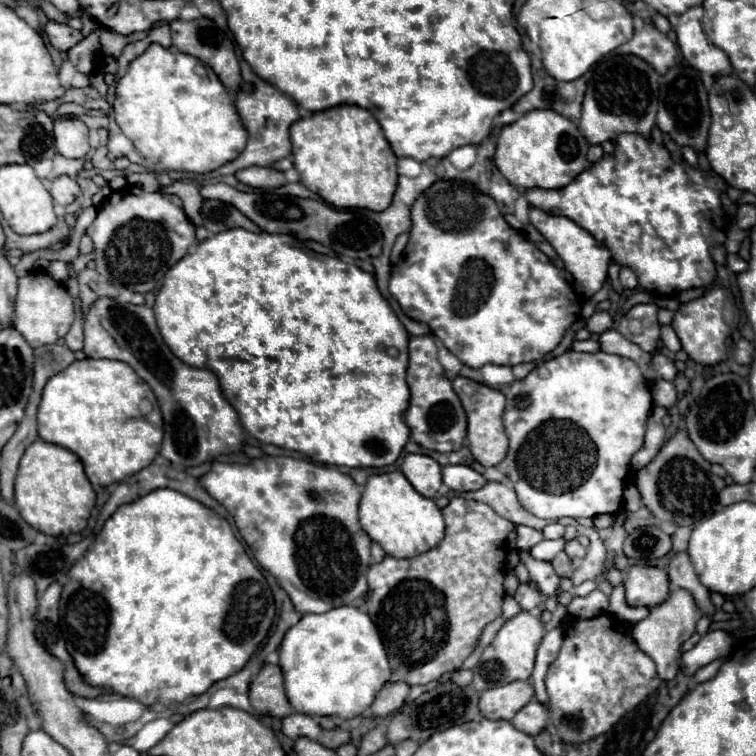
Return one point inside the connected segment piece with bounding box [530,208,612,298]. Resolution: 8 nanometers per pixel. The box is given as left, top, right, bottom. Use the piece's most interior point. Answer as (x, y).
(587, 260)

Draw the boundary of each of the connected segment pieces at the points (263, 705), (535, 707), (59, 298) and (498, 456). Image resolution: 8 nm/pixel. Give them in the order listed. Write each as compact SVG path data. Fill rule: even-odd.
M266 664L250 684L250 704L262 716L286 718L292 714L292 706L284 692L284 680L280 666Z
M532 700L528 706L524 706L524 708L512 718L512 724L514 724L518 730L522 730L522 732L526 732L526 734L530 734L530 736L542 732L544 726L546 726L546 722L548 722L548 710L546 710L540 702L536 702L536 700Z
M36 270L18 280L18 294L14 306L14 328L24 336L32 348L46 344L56 344L58 338L64 338L74 322L72 296L66 292L64 284L56 282L48 272Z
M463 376L453 380L453 388L462 402L468 422L468 442L472 456L482 466L498 466L508 454L508 438L504 432L502 415L506 406L506 397L502 392Z

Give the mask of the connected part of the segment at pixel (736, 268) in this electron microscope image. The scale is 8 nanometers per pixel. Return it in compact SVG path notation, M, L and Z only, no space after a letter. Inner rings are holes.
M728 254L726 256L726 266L732 270L732 272L744 272L748 268L748 264L738 256L738 254Z

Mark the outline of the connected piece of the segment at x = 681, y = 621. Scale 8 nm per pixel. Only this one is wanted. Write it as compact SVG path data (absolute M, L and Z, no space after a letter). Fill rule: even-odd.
M674 590L666 602L662 602L660 606L650 608L648 618L634 624L632 638L636 640L638 648L654 660L654 664L658 666L658 678L660 680L672 680L676 676L680 646L696 632L696 622L698 622L700 616L702 614L700 614L696 602L692 600L690 592Z

